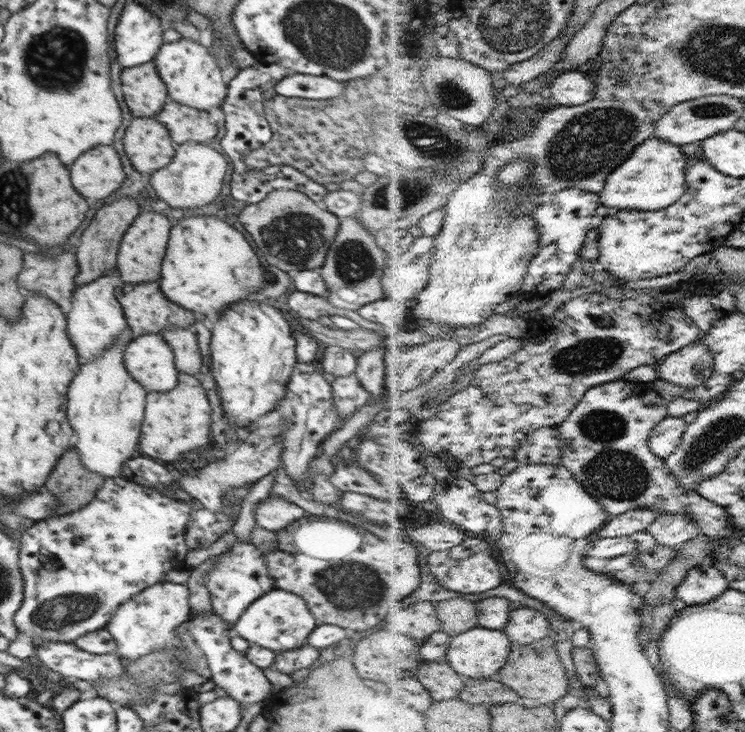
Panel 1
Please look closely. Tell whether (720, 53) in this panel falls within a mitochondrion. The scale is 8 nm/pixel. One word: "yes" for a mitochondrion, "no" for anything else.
yes

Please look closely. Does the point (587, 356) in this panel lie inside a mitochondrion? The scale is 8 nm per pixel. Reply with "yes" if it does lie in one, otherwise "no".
yes

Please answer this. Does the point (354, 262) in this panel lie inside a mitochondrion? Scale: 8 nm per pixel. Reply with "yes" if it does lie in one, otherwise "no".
yes

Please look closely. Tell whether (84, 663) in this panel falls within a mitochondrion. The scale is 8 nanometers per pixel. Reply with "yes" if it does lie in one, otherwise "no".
no

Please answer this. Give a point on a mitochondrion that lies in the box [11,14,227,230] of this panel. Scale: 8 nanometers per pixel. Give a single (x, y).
(55, 61)

